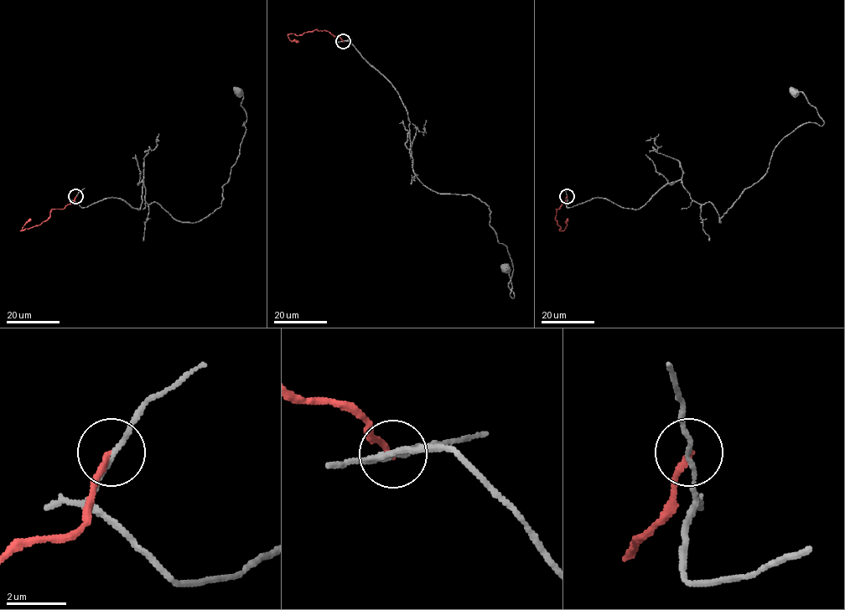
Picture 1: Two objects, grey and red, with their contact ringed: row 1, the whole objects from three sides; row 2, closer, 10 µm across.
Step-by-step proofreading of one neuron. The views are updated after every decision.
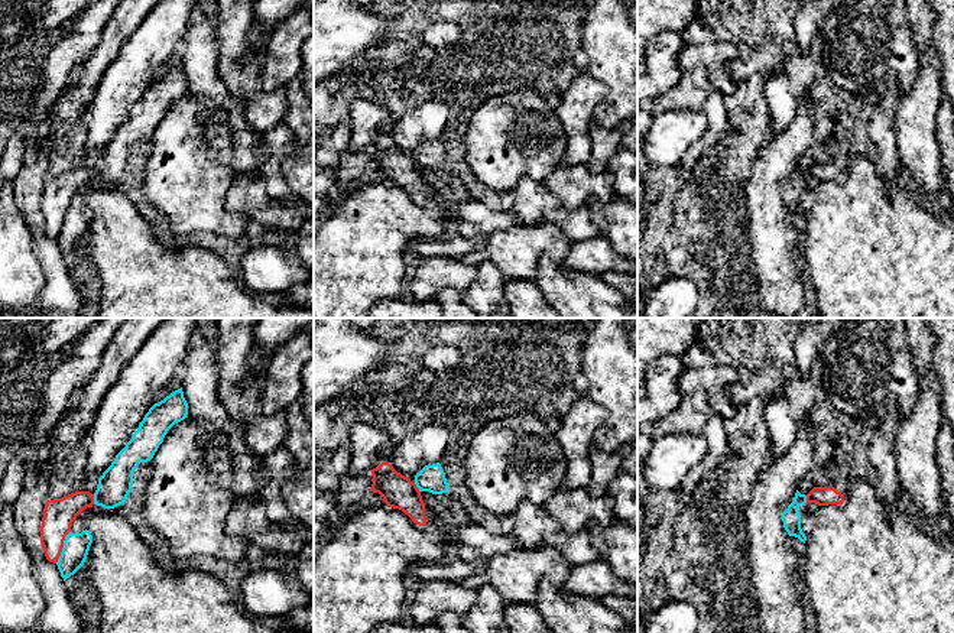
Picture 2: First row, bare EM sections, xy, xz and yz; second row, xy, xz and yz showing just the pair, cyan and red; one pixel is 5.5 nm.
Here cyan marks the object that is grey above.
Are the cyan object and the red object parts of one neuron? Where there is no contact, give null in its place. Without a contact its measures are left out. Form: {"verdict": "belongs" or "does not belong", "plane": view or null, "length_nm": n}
{"verdict": "does not belong", "plane": "xy", "length_nm": 200}

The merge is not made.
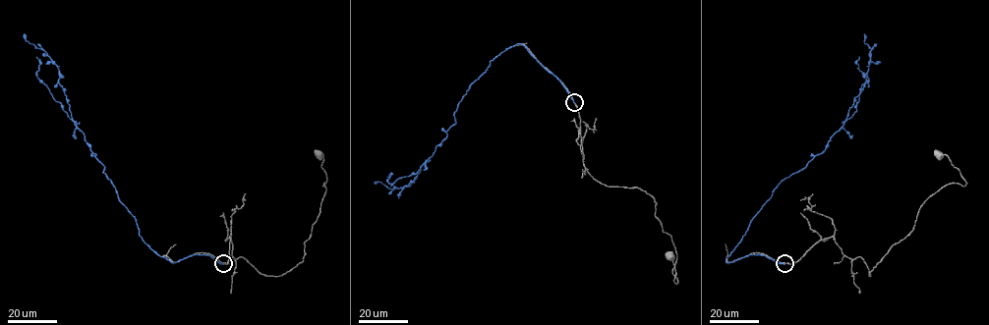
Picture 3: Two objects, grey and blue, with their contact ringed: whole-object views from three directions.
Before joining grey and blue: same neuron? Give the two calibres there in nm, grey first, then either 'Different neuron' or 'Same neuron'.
Thickness 220 nm (grey) against 220 nm. Different neuron

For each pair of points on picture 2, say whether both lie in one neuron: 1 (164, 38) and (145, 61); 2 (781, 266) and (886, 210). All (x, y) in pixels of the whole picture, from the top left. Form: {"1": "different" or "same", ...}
{"1": "same", "2": "different"}

